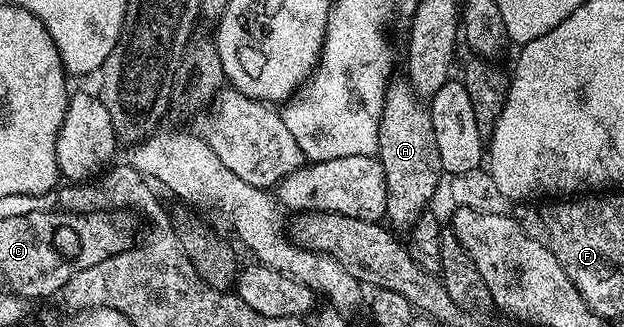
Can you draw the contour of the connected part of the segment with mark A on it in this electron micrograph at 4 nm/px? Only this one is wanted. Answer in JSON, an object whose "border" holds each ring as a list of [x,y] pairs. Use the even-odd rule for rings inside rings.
{"border":[[[395,79],[388,84],[379,124],[377,156],[387,184],[386,220],[396,230],[410,230],[416,219],[428,212],[430,205],[427,204],[434,199],[439,180],[444,180],[445,174],[441,151],[437,151],[437,135],[433,131],[431,110],[406,79]]]}

